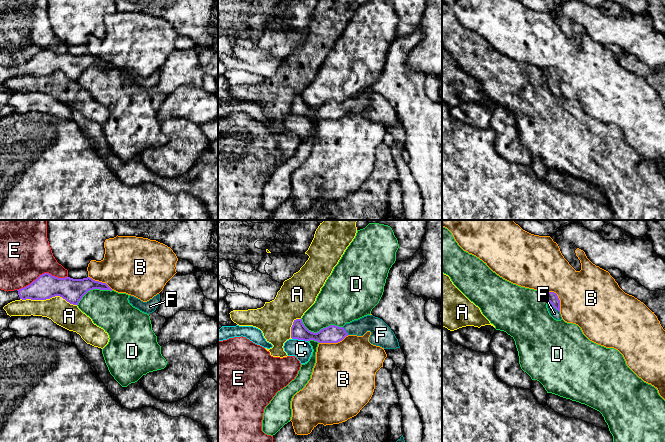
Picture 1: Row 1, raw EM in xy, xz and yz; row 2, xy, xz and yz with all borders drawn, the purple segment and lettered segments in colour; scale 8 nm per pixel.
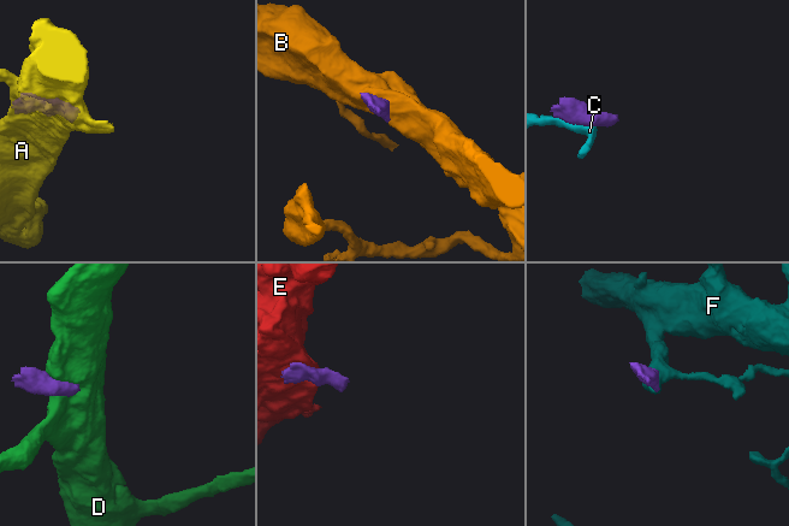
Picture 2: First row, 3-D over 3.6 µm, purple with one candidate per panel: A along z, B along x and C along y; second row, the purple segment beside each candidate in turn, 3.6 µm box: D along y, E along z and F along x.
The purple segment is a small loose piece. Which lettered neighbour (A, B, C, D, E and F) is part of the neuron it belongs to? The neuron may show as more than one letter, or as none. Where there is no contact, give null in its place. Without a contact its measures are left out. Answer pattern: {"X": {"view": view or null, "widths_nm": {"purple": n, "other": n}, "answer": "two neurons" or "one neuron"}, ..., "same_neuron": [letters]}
{"A": {"view": "xy", "widths_nm": {"purple": 200, "other": 200}, "answer": "two neurons"}, "B": {"view": "yz", "widths_nm": {"purple": 90, "other": 460}, "answer": "two neurons"}, "C": {"view": "xz", "widths_nm": {"purple": 140, "other": 150}, "answer": "two neurons"}, "D": {"view": "xz", "widths_nm": {"purple": 140, "other": 340}, "answer": "two neurons"}, "E": {"view": "xy", "widths_nm": {"purple": 200, "other": 420}, "answer": "two neurons"}, "F": {"view": "yz", "widths_nm": {"purple": 90, "other": 70}, "answer": "one neuron"}, "same_neuron": ["F"]}

